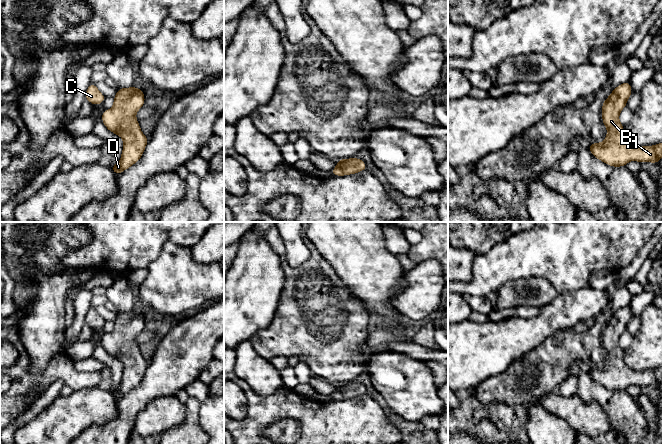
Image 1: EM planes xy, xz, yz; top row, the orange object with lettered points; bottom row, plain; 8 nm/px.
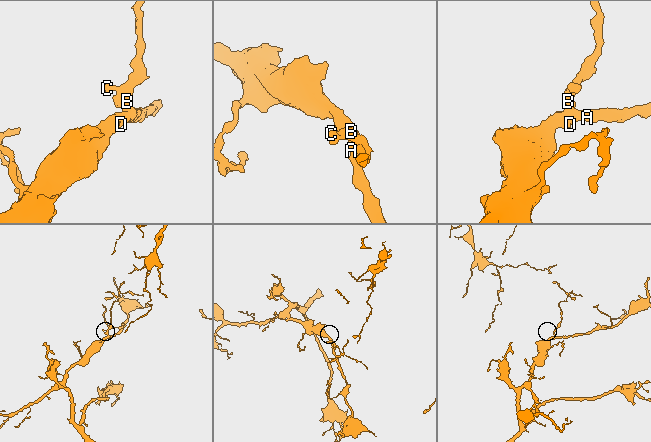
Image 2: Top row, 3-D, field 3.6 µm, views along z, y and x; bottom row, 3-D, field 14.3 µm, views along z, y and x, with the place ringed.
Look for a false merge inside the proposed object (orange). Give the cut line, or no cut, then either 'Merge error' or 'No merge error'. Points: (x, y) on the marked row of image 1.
No split. No merge error

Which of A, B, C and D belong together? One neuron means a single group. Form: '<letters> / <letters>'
A B C D

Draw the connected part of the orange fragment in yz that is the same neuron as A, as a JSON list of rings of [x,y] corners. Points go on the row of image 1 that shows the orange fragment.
[[[629,81],[617,86],[602,103],[602,121],[608,133],[602,143],[589,143],[592,155],[612,167],[622,167],[632,160],[658,164],[662,158],[662,142],[653,146],[633,146],[624,137],[619,114],[632,94]]]

